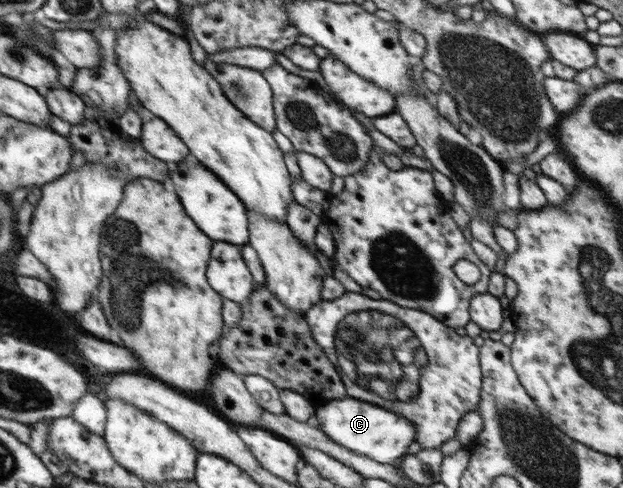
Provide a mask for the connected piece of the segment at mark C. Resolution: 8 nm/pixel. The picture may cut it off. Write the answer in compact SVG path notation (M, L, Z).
M353 397L330 400L315 408L320 420L319 429L331 440L345 446L349 451L367 456L380 464L398 464L407 456L407 450L416 441L417 429L406 417L397 416L381 405L371 404Z

